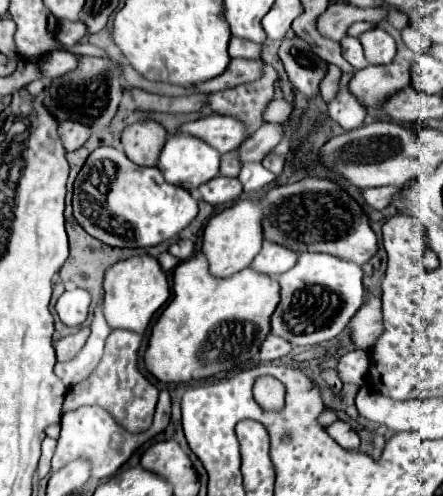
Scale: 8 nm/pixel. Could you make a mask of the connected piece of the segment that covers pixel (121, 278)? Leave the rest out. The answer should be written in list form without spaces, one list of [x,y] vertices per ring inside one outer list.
[[[150,255],[118,261],[104,275],[102,311],[110,329],[128,329],[144,335],[152,315],[166,303],[168,297],[170,297],[170,287],[168,287],[166,273],[162,271],[158,259]]]

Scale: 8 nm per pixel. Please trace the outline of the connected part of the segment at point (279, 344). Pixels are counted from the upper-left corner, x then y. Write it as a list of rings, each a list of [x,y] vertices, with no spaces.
[[[268,335],[260,347],[260,359],[262,361],[274,361],[274,359],[288,355],[290,349],[292,349],[292,345],[286,339],[280,339],[278,335]]]

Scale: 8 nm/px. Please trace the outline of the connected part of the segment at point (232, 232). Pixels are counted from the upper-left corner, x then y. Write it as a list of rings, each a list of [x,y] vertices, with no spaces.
[[[240,199],[232,207],[214,215],[202,235],[202,251],[208,257],[210,273],[216,277],[230,277],[252,263],[252,259],[262,249],[262,203],[254,199]]]

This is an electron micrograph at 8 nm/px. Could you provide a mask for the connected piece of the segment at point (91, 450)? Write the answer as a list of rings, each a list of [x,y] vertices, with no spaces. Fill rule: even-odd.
[[[166,389],[160,391],[160,399],[156,405],[156,415],[154,415],[152,427],[148,431],[142,431],[142,433],[128,433],[124,427],[120,427],[114,421],[114,417],[106,409],[96,407],[96,405],[78,407],[74,411],[68,411],[62,415],[62,431],[60,431],[58,447],[56,447],[56,453],[52,459],[52,473],[62,469],[64,465],[68,465],[70,461],[86,459],[86,461],[90,461],[92,479],[112,477],[120,469],[120,465],[124,465],[142,443],[146,443],[156,433],[166,429],[168,423],[170,423],[170,393]]]

